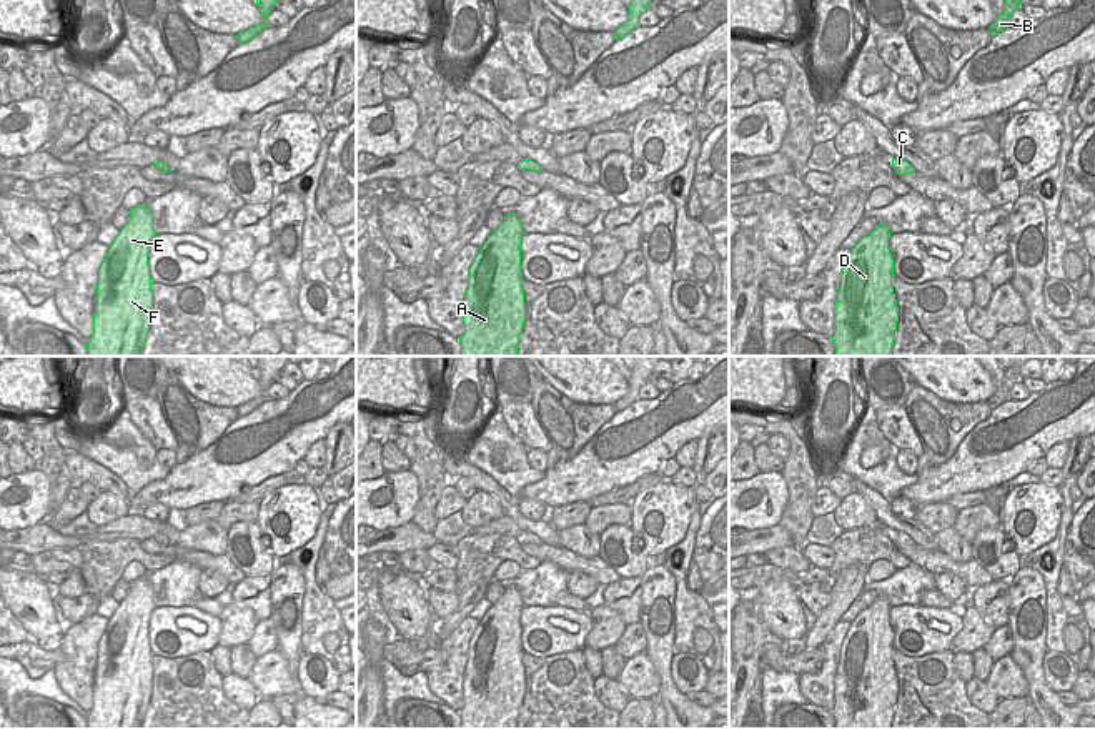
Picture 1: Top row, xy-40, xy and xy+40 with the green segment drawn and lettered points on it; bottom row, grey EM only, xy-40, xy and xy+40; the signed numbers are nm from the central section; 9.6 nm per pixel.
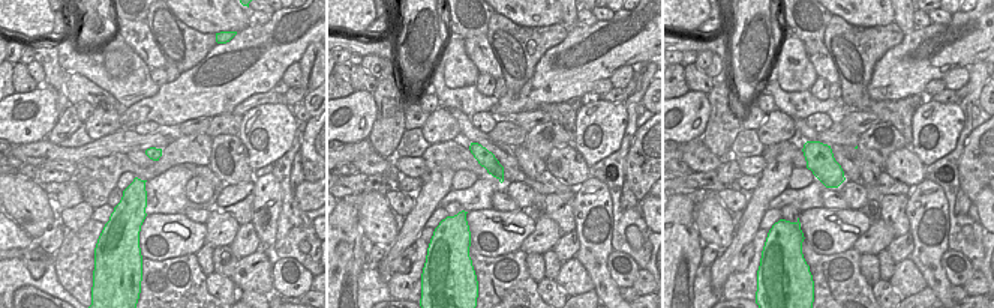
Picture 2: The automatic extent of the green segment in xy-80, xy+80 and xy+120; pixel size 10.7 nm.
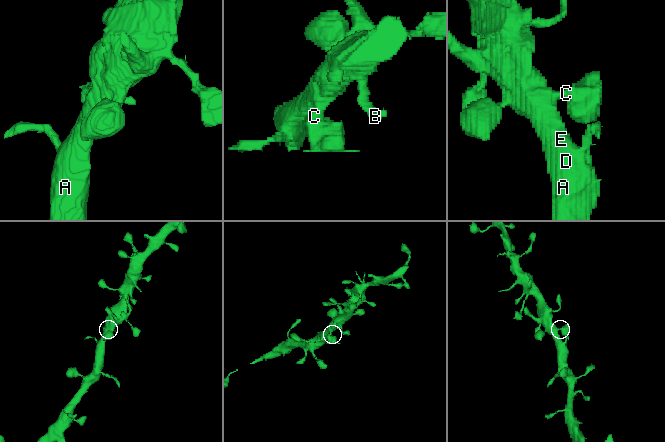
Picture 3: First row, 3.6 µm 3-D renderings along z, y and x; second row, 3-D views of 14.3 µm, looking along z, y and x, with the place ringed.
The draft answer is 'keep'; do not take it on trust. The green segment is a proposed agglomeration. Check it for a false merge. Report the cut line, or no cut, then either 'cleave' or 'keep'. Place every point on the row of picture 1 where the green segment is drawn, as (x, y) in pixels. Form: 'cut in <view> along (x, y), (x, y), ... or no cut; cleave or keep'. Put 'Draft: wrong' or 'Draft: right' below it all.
no cut; keep
Draft: right

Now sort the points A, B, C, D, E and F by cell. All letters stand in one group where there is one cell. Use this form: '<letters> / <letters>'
A B C D E F

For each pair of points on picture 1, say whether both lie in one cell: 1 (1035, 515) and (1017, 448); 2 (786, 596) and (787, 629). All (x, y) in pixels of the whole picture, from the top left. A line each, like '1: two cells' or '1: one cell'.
1: two cells
2: one cell

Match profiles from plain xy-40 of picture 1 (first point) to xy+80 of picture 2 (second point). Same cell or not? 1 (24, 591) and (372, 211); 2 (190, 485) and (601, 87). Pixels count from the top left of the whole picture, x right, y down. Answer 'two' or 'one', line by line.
1: one
2: two

